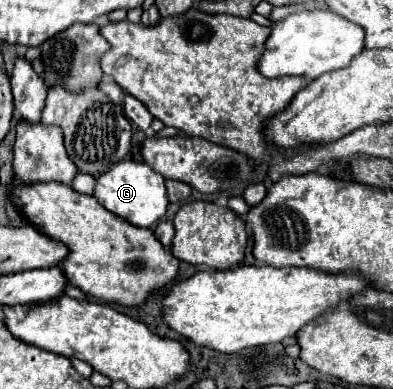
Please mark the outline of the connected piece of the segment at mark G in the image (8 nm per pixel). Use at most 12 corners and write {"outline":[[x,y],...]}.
{"outline":[[122,160],[100,174],[94,196],[146,228],[170,204],[164,176]]}

